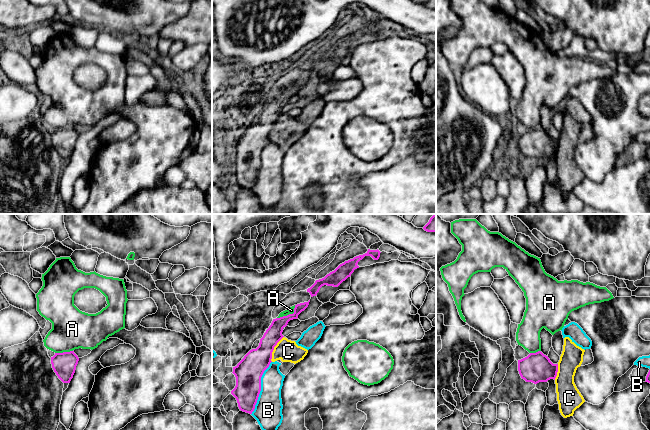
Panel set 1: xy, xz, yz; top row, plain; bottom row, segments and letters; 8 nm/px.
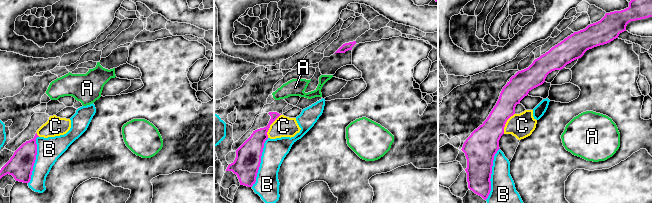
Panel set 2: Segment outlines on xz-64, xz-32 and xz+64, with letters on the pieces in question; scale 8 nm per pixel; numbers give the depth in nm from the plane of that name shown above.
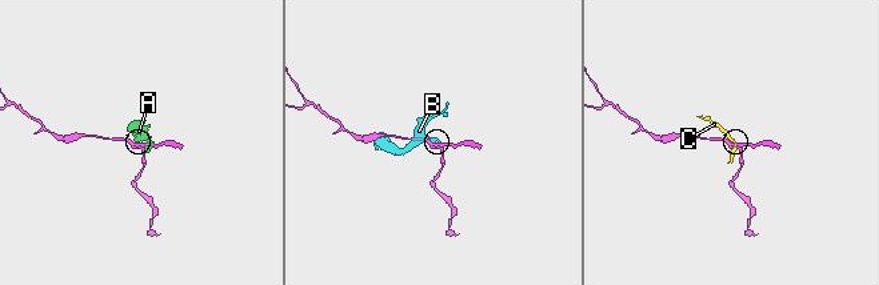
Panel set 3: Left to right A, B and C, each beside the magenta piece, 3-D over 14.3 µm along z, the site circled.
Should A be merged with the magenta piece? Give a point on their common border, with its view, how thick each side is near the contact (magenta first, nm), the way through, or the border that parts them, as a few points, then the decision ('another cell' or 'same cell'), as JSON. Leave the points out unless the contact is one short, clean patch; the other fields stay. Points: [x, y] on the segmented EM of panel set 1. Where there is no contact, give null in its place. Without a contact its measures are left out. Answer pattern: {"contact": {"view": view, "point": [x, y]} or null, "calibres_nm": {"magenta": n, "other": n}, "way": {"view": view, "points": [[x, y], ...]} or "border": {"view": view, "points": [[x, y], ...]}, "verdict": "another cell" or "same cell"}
{"contact": {"view": "xz", "point": [289, 314]}, "calibres_nm": {"magenta": 140, "other": 50}, "border": {"view": "xz", "points": [[295, 305], [292, 313], [277, 318]]}, "verdict": "another cell"}

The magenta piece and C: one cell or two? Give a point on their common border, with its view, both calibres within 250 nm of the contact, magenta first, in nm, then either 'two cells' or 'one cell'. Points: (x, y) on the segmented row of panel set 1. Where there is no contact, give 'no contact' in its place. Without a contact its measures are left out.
xz (273, 349) | 220/180 nm | one cell

